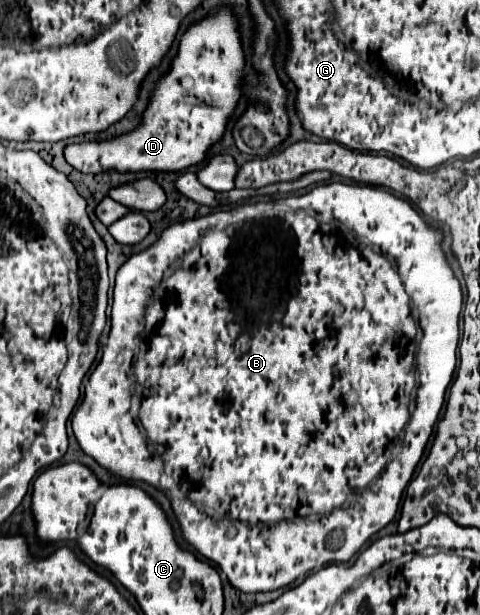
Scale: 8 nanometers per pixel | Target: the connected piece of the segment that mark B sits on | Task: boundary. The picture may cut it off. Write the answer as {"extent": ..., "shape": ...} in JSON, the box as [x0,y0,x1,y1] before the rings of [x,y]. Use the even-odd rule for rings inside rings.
{"extent":[72,182,460,594],"shape":[[[342,182],[319,184],[308,194],[293,194],[274,200],[272,204],[260,202],[240,206],[236,210],[214,211],[204,218],[194,218],[170,226],[162,232],[156,244],[140,254],[130,256],[118,270],[110,314],[112,328],[102,348],[102,358],[88,378],[84,398],[72,416],[72,430],[80,448],[88,456],[124,480],[148,482],[164,490],[166,472],[172,478],[170,482],[174,482],[174,488],[168,488],[168,498],[172,500],[172,508],[184,538],[202,556],[216,562],[234,588],[246,594],[278,590],[328,564],[348,562],[376,532],[380,532],[396,516],[402,492],[424,454],[434,422],[444,404],[444,392],[456,368],[460,310],[460,284],[444,258],[440,248],[440,234],[430,228],[406,200],[392,196],[386,190],[350,186]],[[294,206],[302,206],[302,210],[294,212]],[[404,284],[410,284],[410,296],[406,294]],[[412,308],[418,310],[422,328],[422,340],[418,346],[412,344],[416,338],[416,324],[410,316]],[[134,364],[136,370],[140,370],[138,384],[144,386],[140,408],[144,430],[140,430],[130,414],[130,402],[134,394]],[[412,388],[416,388],[414,412],[408,410]]]}

